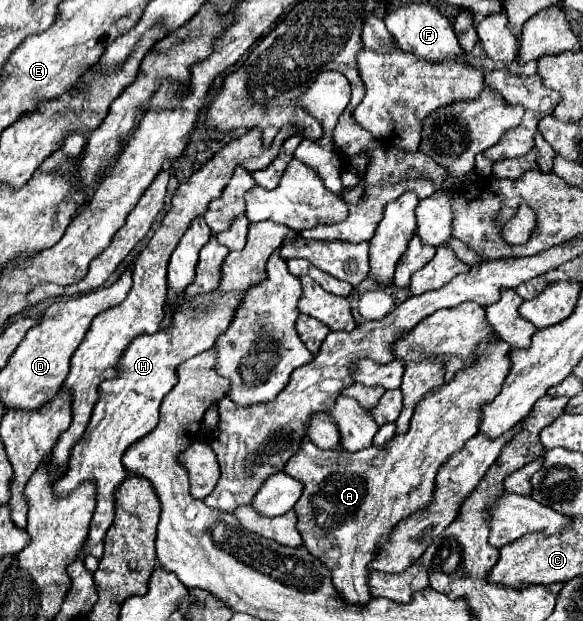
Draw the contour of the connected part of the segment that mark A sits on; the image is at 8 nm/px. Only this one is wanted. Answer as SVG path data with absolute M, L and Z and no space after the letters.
M504 340L494 344L478 344L472 366L460 370L456 378L442 384L438 390L428 392L414 408L410 430L406 434L394 436L388 448L370 446L360 452L334 452L316 448L310 440L304 440L298 454L286 462L284 472L304 484L304 492L294 506L298 512L298 530L302 534L304 546L312 556L320 558L330 568L332 582L344 602L366 604L372 598L368 592L368 564L374 560L376 550L388 540L388 534L400 520L408 518L422 506L428 506L434 492L436 472L448 460L448 456L462 450L464 442L478 434L480 408L498 396L500 386L508 376L508 352L510 348Z

